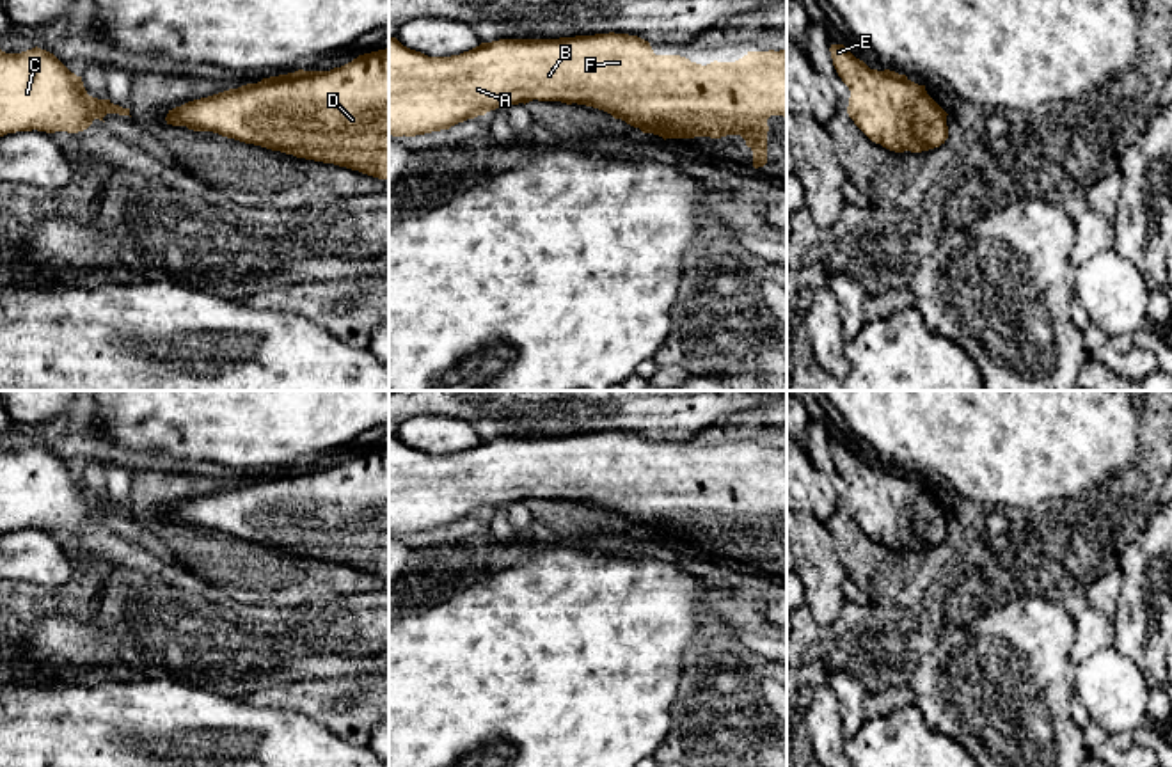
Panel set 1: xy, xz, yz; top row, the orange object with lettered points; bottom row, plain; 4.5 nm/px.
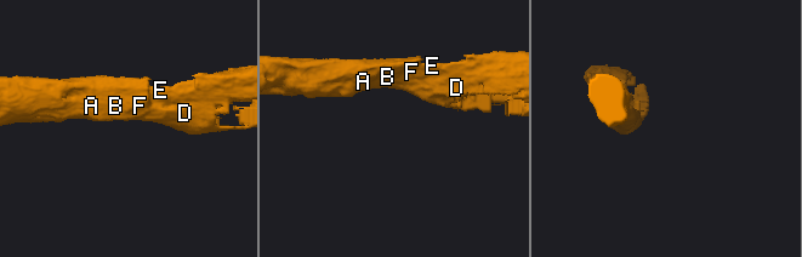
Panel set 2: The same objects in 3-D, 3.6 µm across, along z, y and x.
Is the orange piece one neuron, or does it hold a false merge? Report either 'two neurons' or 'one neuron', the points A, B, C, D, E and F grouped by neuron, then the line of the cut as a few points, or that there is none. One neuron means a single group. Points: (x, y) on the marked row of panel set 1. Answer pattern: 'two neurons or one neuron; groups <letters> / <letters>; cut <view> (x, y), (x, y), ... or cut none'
one neuron; groups A B C D E F; cut none

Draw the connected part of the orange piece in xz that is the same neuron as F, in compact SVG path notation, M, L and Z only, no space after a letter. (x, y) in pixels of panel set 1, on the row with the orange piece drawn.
M595 34L559 39L499 39L451 57L428 57L389 37L389 135L416 137L519 103L561 101L593 107L666 138L721 138L740 135L753 151L753 167L767 163L767 119L783 115L787 126L787 51L748 51L735 62L691 62L680 55L655 55L650 43L629 34Z

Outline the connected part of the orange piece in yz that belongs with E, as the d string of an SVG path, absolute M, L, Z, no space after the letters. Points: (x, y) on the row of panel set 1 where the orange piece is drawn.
M831 44L829 51L838 76L851 91L847 114L872 142L895 153L922 153L945 144L948 114L927 94L925 85L890 69L870 69L843 44Z

